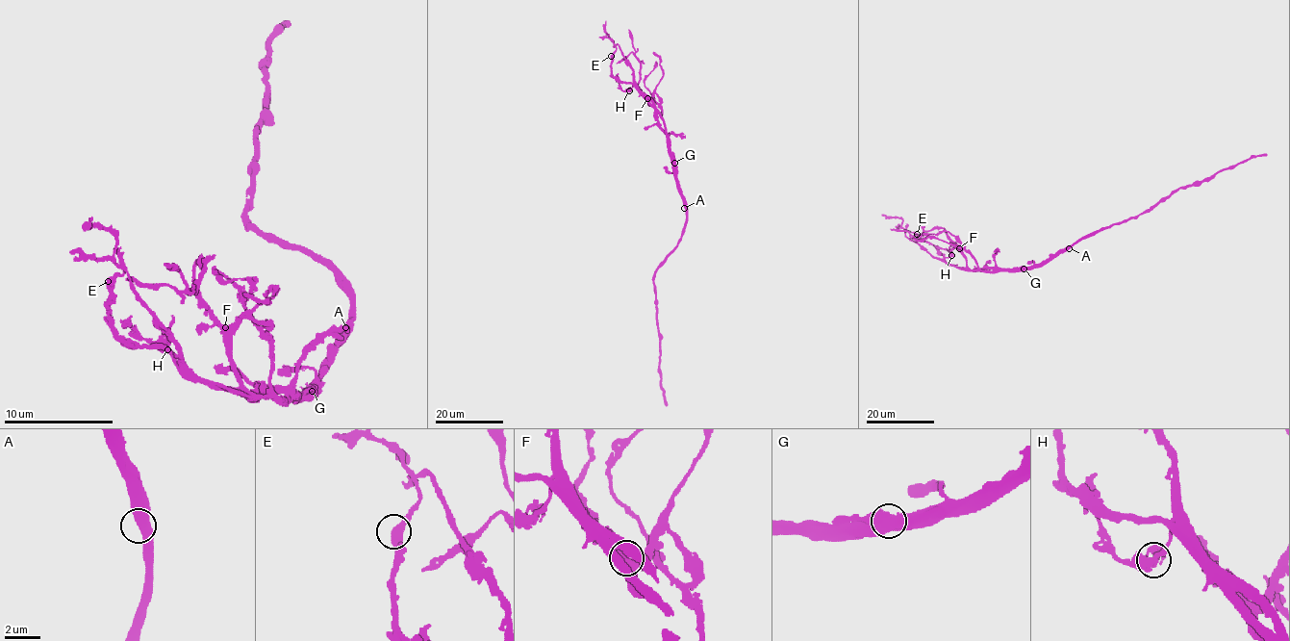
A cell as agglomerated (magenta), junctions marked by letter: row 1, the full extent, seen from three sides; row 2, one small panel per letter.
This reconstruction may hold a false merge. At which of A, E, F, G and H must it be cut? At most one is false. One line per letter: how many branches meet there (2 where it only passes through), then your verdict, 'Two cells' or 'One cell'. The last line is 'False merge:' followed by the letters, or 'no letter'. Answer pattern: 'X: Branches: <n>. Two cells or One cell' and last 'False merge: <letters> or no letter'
A: Branches: 2. One cell
E: Branches: 2. One cell
F: Branches: 2. One cell
G: Branches: 2. Two cells
H: Branches: 3. One cell
False merge: G

